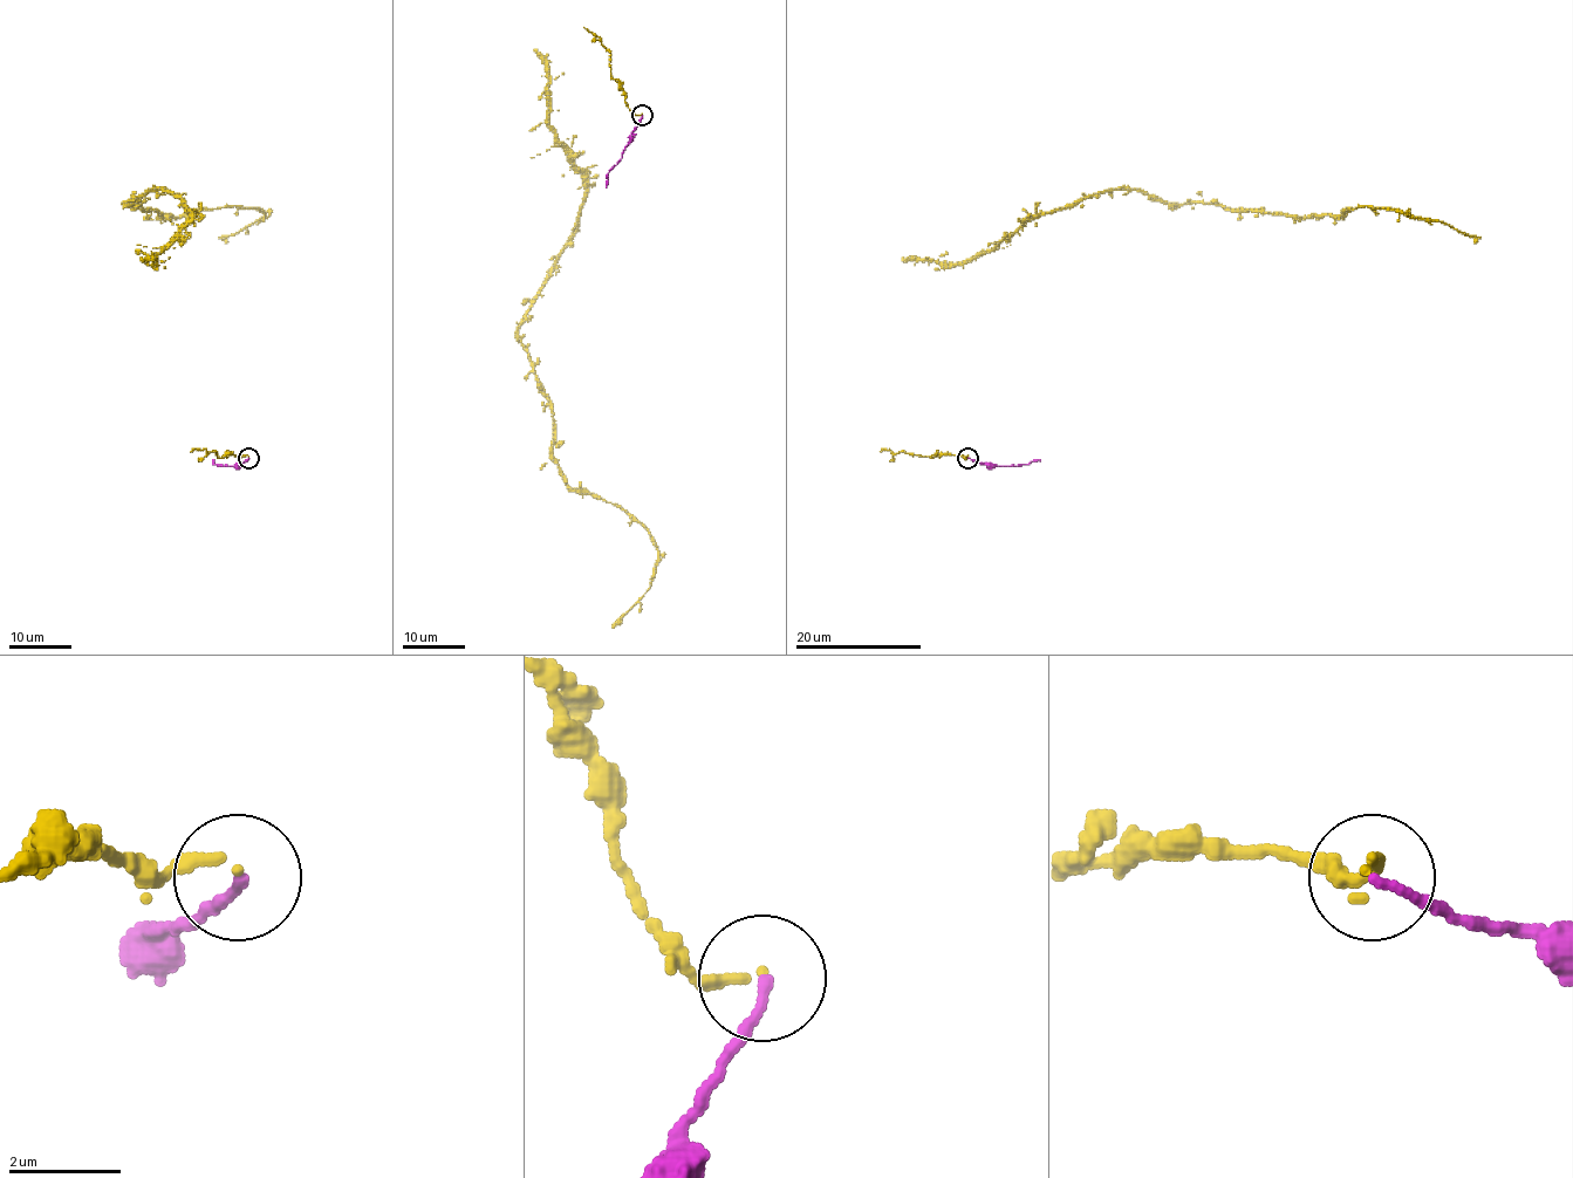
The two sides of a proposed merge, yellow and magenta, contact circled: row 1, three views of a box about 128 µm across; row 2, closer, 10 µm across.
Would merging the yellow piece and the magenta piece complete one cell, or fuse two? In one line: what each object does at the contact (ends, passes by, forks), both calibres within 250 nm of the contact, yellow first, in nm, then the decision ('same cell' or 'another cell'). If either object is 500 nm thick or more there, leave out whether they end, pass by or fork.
yellow ends | magenta ends | 170/160 nm | same cell

